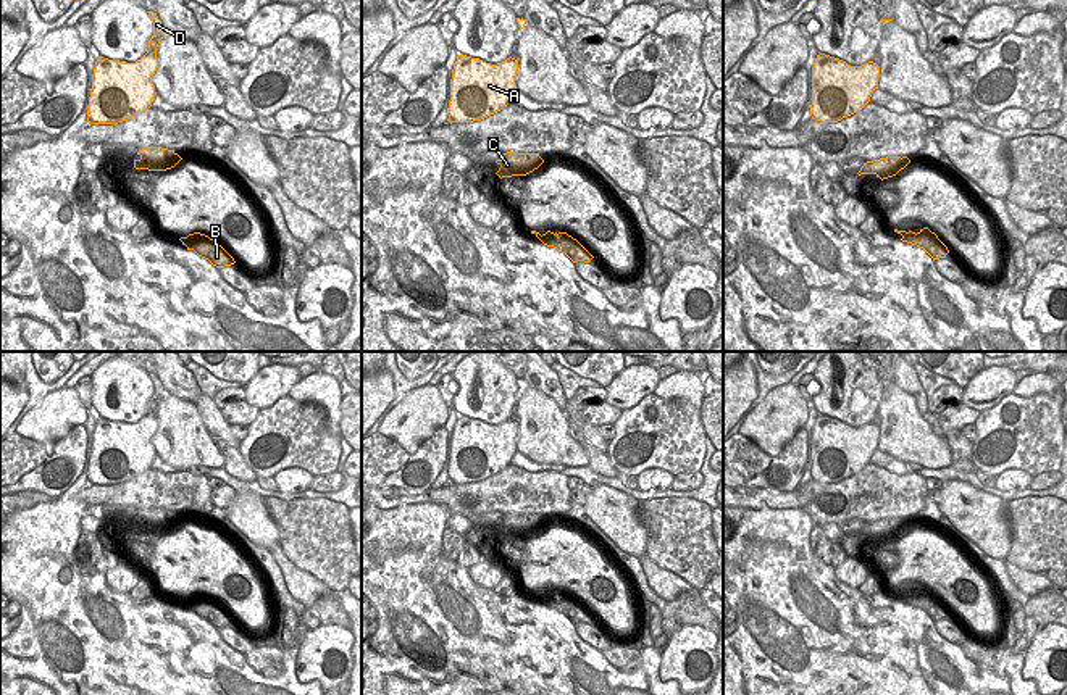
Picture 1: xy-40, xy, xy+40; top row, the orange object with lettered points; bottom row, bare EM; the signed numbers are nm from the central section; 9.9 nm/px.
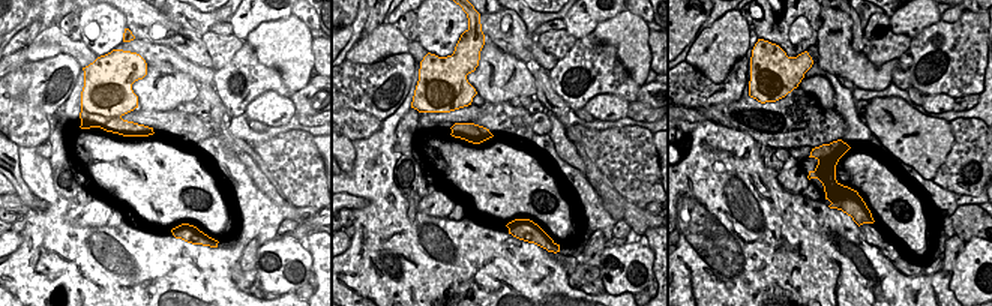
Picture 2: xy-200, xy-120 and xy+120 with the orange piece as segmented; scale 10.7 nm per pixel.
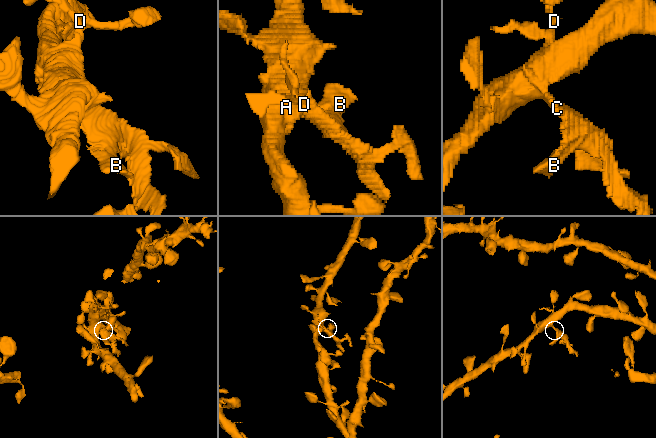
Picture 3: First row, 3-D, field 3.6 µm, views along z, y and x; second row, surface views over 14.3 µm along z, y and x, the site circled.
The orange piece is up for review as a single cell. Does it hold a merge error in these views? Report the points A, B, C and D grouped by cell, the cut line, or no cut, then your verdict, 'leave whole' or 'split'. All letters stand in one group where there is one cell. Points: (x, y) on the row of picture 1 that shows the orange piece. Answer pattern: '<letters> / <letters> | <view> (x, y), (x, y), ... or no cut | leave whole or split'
A C D / B | xy (541, 158), (522, 165), (514, 174) | split

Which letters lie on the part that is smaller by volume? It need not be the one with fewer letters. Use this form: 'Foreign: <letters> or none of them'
Foreign: B

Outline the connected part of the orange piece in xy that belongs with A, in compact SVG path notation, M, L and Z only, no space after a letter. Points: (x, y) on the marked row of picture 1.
M458 55L450 79L449 123L481 121L510 103L517 92L518 60L491 65Z

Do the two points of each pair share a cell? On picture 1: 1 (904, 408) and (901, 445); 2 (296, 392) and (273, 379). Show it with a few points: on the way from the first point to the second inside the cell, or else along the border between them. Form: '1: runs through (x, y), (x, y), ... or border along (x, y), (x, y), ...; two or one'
1: runs through (901, 418), (901, 436); one
2: border along (302, 379), (286, 394); two

